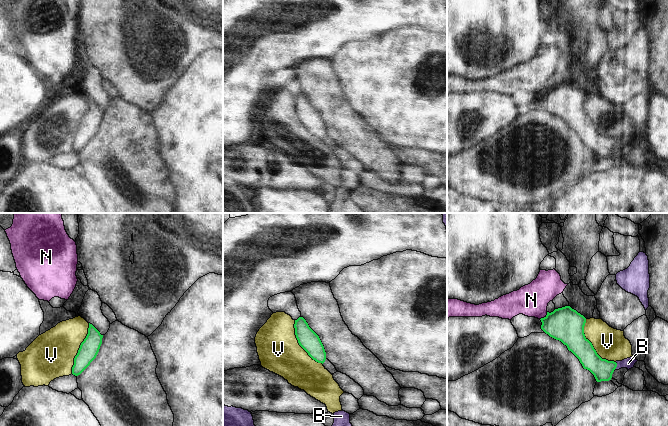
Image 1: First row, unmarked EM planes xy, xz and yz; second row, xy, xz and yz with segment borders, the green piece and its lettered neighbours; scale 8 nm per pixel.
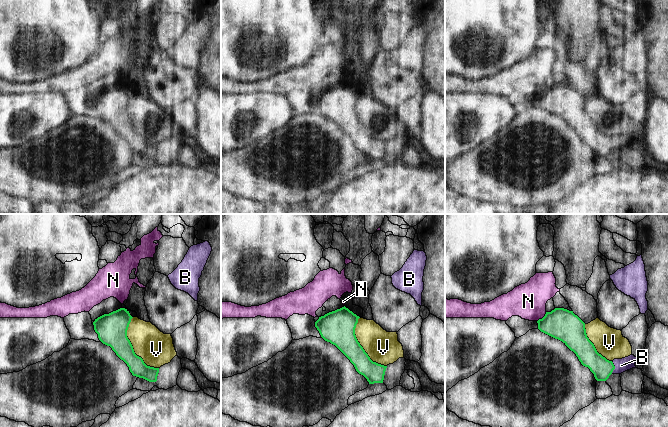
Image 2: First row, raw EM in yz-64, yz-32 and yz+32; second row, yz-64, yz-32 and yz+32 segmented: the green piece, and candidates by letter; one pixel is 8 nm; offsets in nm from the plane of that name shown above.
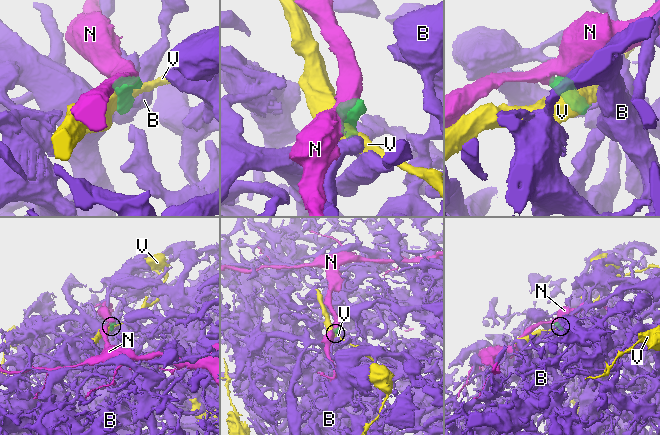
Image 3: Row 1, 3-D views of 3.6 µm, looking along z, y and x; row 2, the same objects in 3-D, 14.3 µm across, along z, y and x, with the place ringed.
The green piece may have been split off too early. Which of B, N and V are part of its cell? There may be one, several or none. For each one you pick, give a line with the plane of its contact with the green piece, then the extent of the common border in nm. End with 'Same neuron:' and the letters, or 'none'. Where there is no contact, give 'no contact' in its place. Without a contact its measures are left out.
B: contact in yz; length 80 nm
Same neuron: B

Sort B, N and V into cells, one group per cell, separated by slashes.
B / N / V

